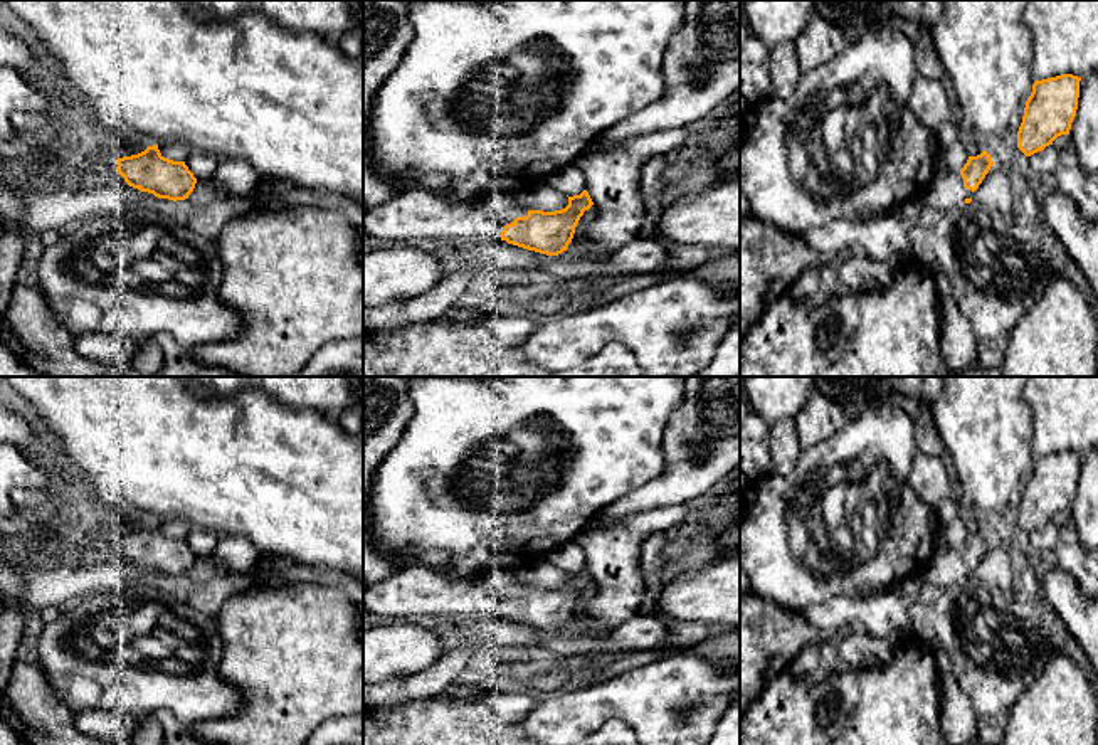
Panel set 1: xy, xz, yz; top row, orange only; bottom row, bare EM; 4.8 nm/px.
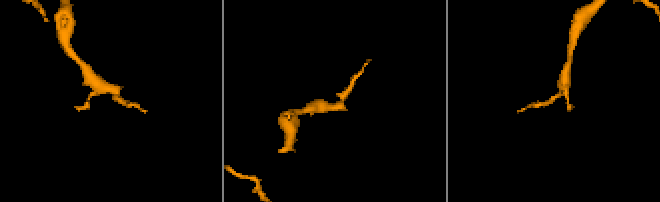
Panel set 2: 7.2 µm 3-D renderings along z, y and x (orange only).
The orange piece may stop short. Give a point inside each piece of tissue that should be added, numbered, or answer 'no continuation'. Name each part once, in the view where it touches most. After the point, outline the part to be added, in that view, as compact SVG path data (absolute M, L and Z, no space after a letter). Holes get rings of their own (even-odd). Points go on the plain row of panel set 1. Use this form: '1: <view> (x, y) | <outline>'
1: xz (414, 592) | M410 565L395 575L363 589L363 607L368 614L392 619L501 616L503 604L528 587L516 580L515 570L489 570L479 575L452 580L427 565Z

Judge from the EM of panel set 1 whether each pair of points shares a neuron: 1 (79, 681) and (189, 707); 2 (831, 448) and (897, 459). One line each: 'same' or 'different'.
1: same
2: same

